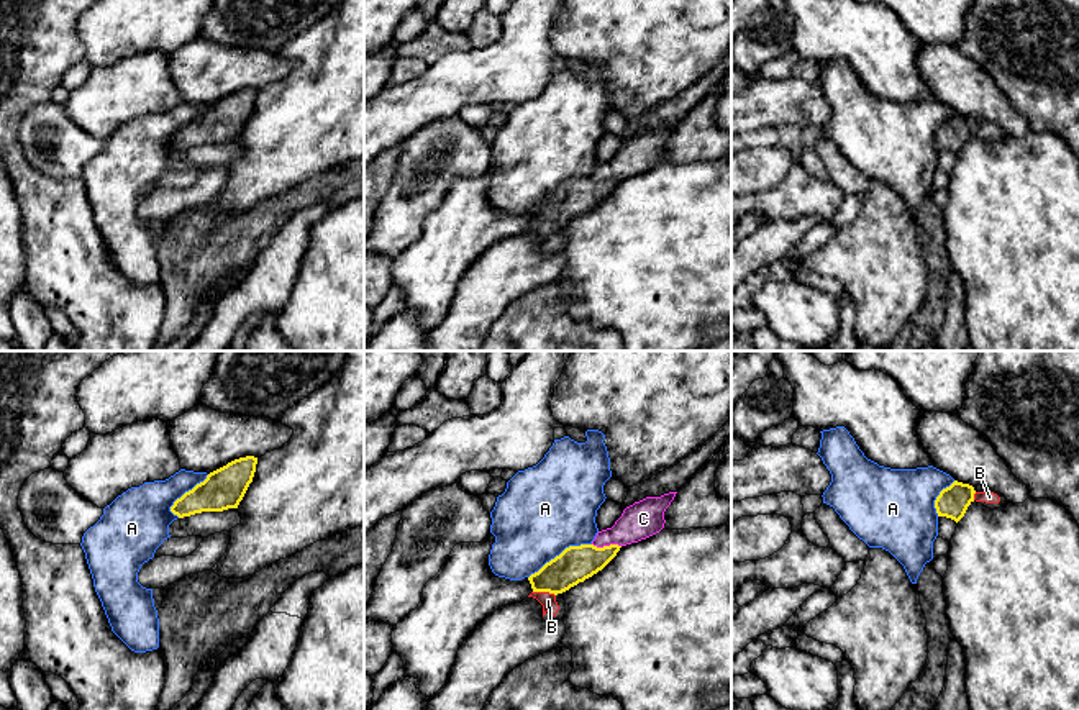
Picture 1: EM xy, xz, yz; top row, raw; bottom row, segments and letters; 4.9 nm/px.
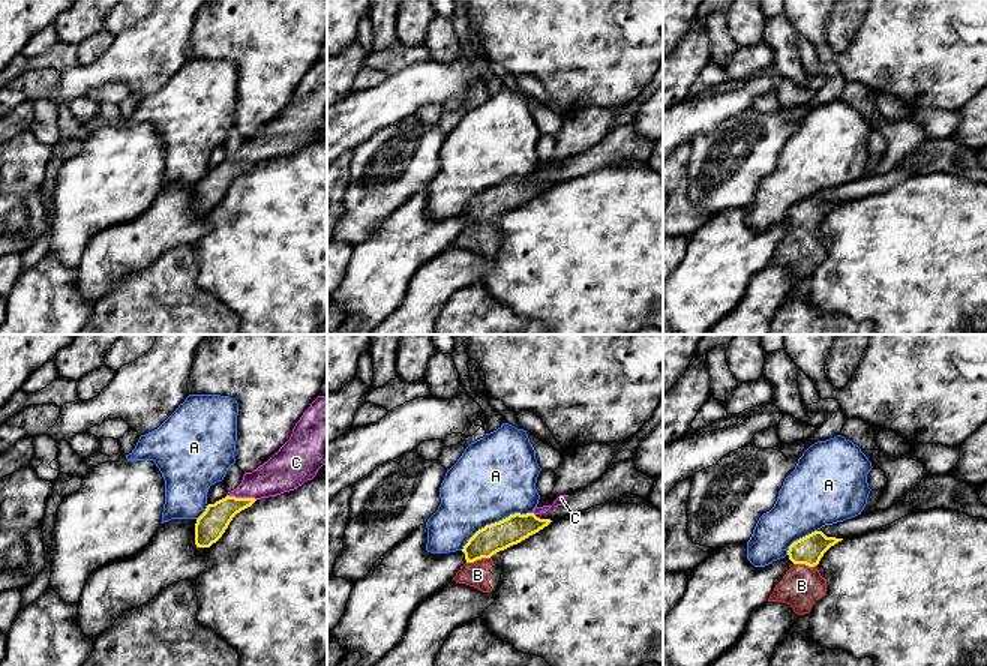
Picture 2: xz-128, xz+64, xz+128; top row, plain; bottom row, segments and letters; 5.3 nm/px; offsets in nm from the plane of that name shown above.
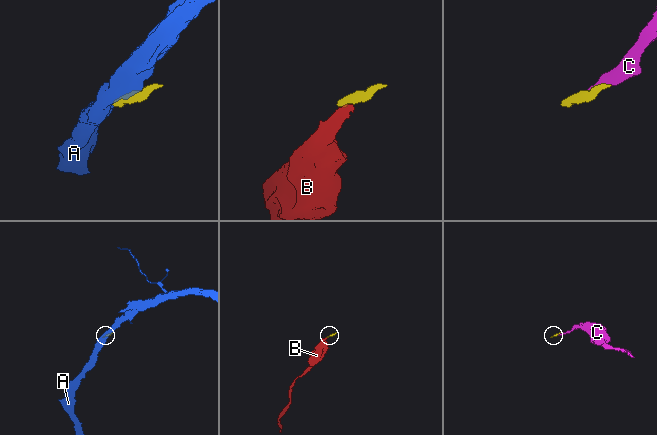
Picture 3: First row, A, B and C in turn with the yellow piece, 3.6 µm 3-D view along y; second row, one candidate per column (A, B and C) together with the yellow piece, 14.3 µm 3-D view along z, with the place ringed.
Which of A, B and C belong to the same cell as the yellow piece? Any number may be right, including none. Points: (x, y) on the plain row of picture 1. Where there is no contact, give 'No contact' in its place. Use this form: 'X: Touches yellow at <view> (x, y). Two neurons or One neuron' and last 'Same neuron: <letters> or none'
A: Touches yellow at xz (561, 186). Two neurons
B: Touches yellow at xz (545, 223). One neuron
C: Touches yellow at xz (607, 179). One neuron
Same neuron: B, C

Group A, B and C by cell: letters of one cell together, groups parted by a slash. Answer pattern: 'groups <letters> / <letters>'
groups A / B C

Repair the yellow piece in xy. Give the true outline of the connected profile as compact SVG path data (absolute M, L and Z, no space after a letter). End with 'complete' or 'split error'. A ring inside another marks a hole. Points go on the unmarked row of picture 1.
M246 89L210 105L203 115L177 131L171 144L184 151L202 144L238 141L253 115L256 97L257 90Z | complete

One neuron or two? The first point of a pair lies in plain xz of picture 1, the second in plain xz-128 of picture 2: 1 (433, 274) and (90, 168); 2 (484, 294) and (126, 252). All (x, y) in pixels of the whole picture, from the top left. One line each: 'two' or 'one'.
1: one
2: one

